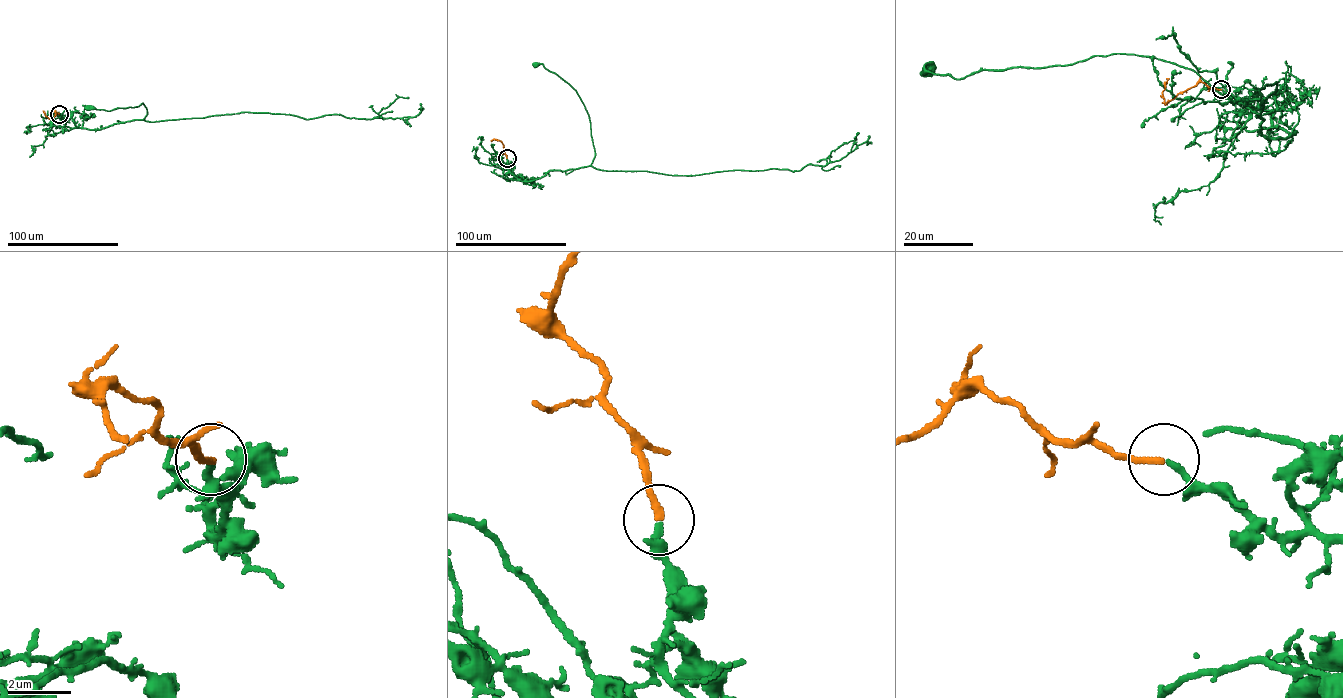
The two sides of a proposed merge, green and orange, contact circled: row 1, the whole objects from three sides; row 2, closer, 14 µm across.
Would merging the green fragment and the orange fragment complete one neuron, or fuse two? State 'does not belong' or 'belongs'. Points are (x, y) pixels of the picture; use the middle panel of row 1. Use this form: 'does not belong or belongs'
belongs

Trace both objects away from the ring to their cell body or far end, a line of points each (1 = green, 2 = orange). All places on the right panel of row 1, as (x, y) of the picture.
1: (1222, 89), (1294, 133), (1266, 138), (1249, 106), (1148, 56), (957, 79), (925, 71)
2: (1221, 89), (1199, 81), (1166, 104), (1162, 94), (1166, 78)

